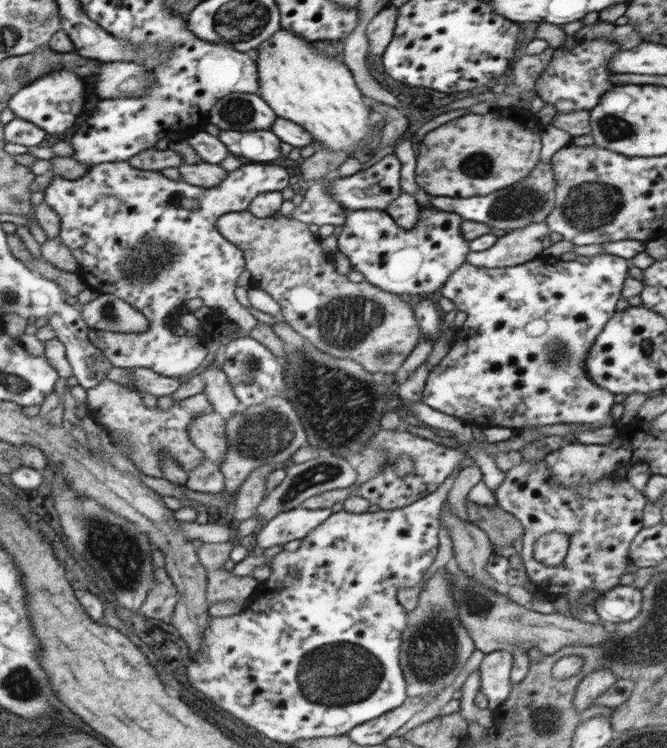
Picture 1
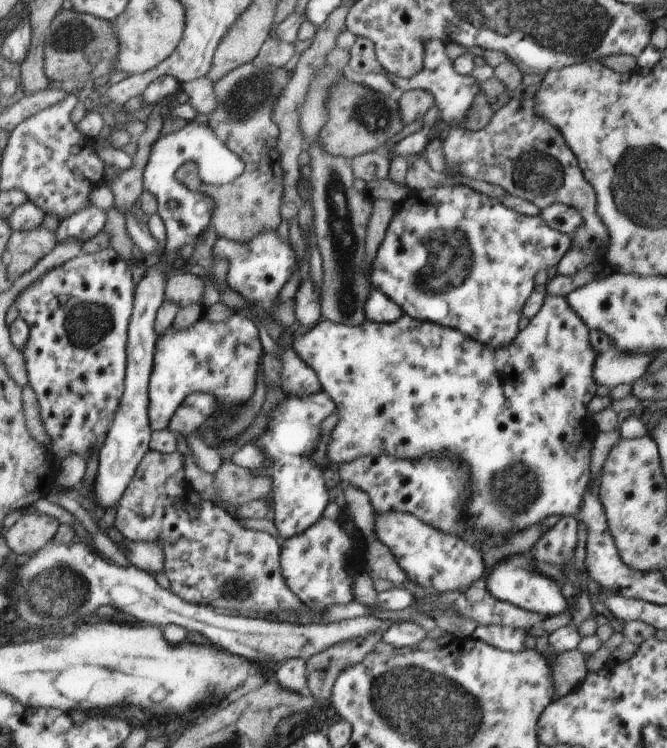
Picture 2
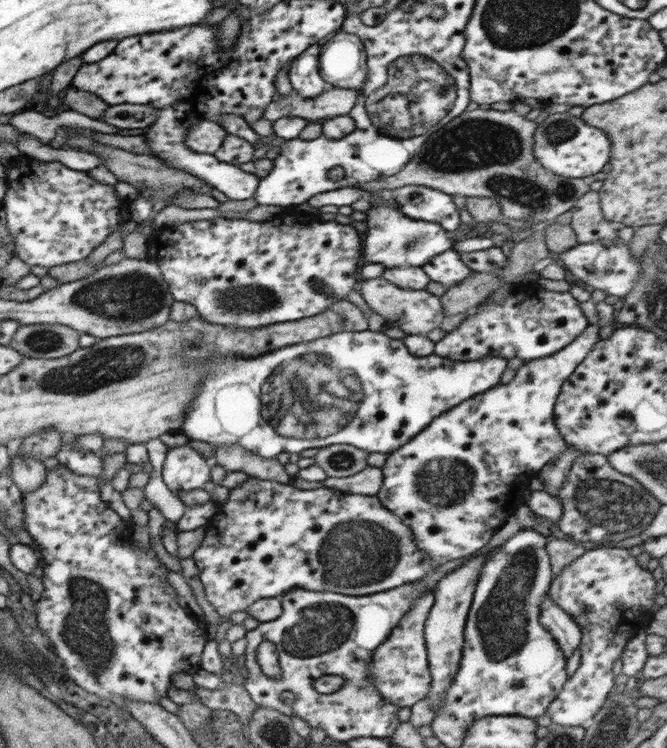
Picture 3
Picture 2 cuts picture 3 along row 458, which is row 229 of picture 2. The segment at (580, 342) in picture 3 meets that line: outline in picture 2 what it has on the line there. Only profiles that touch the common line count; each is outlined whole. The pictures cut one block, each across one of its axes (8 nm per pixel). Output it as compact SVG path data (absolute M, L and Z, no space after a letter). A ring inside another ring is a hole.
M444 184L438 187L413 190L406 198L396 202L394 208L393 217L386 230L384 239L372 261L370 271L372 286L381 290L387 297L396 302L404 314L409 317L461 330L470 338L476 339L478 342L482 342L492 348L499 349L500 347L508 346L515 340L516 335L519 333L518 322L520 322L524 305L528 297L534 292L534 276L536 276L539 270L548 270L557 266L560 259L571 248L572 236L554 230L540 216L523 215L518 211L508 208L497 198L492 198L464 184Z

